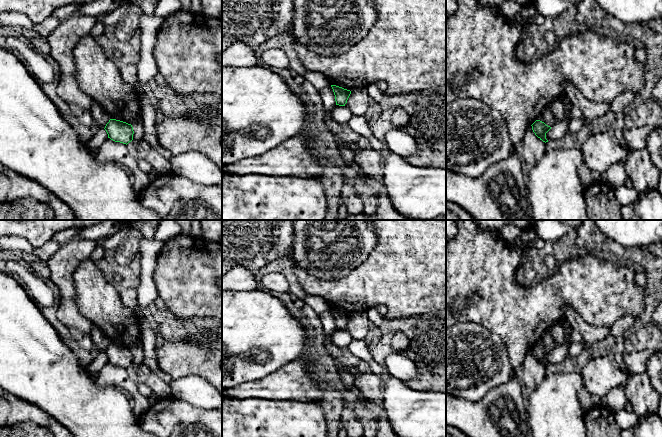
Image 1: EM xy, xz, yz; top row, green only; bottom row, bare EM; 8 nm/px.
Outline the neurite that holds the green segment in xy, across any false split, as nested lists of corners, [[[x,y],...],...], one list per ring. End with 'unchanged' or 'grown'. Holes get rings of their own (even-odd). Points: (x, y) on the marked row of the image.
[[[110,119],[104,128],[108,134],[108,138],[115,142],[128,144],[133,140],[133,127],[126,122]]]; unchanged

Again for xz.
[[[331,85],[331,87],[335,95],[336,105],[345,106],[351,94],[351,91],[336,85]]]; unchanged

